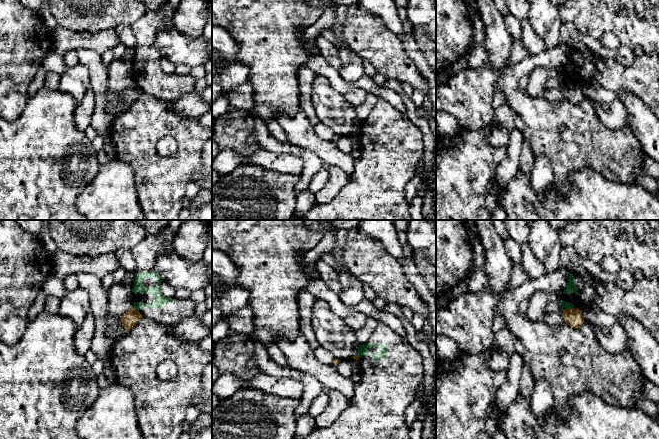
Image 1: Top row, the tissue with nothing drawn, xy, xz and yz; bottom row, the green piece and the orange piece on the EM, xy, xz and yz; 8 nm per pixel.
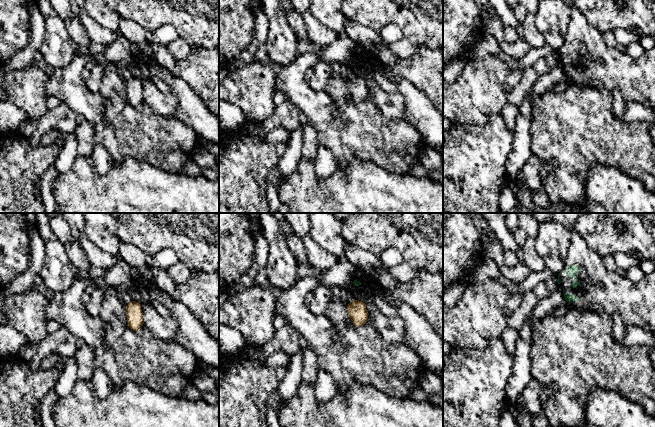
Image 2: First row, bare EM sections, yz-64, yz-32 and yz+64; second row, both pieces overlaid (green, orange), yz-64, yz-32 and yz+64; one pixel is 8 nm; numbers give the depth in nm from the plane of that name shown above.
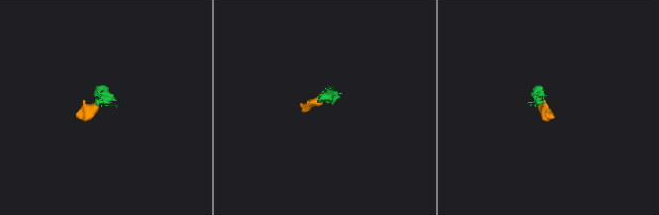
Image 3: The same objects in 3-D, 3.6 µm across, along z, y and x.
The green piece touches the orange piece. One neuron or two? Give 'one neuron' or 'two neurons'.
two neurons

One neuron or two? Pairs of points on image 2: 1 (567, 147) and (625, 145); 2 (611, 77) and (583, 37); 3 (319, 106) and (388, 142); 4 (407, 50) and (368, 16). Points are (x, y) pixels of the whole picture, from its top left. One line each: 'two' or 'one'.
1: one
2: one
3: one
4: two

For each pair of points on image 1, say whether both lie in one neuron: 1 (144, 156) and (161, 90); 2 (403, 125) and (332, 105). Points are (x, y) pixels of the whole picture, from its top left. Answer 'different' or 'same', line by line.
1: different
2: different

